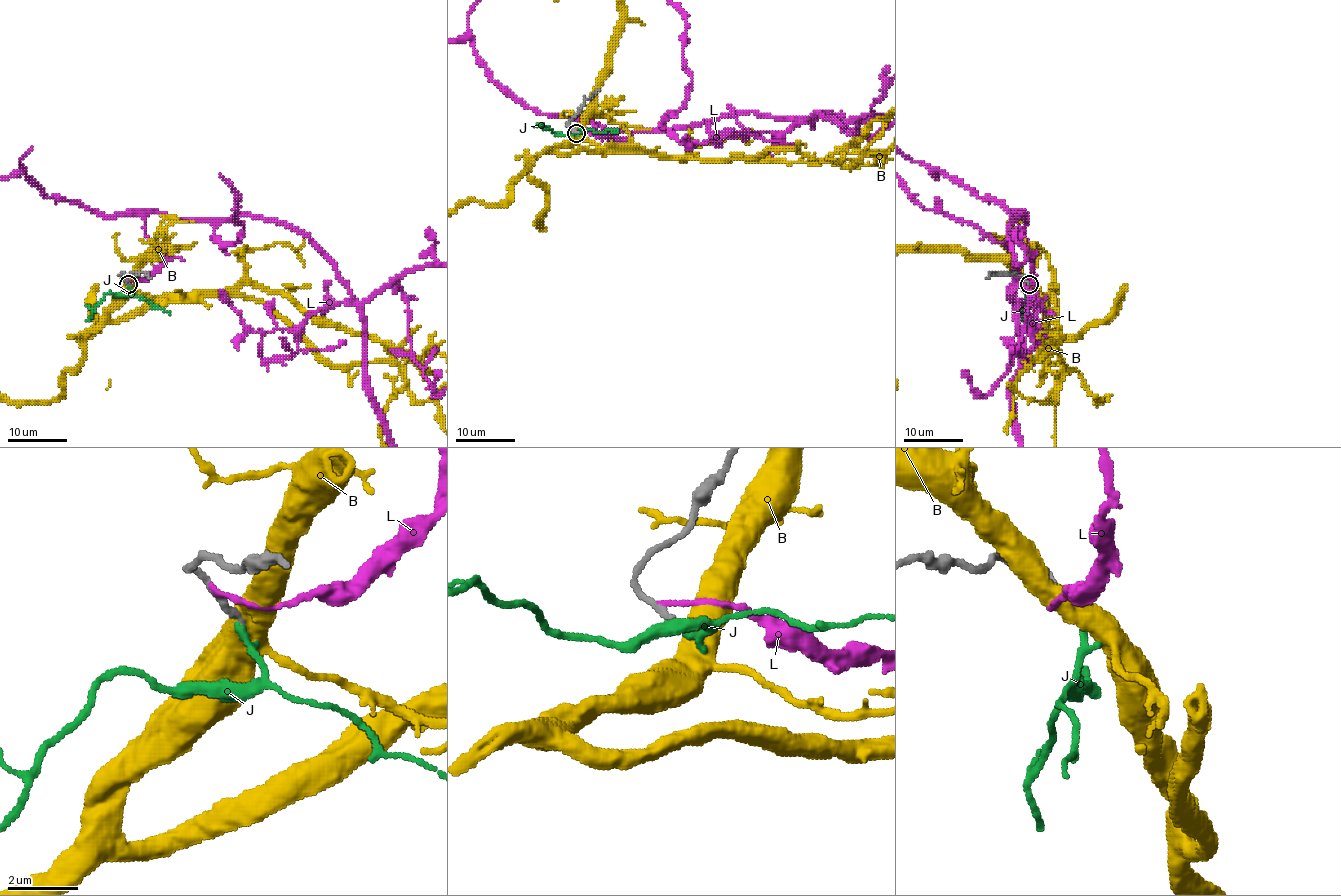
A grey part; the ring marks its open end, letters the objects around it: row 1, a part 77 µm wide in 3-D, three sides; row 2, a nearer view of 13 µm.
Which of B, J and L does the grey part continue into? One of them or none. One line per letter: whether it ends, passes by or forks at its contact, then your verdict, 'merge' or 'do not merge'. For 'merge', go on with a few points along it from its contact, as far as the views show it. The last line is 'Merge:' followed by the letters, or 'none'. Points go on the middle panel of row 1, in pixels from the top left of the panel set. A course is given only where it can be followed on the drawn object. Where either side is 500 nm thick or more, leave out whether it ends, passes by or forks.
B: do not merge
J: it ends | merge | via (576, 133), (555, 134), (540, 124), (534, 125)
L: it ends | do not merge
Merge: J

